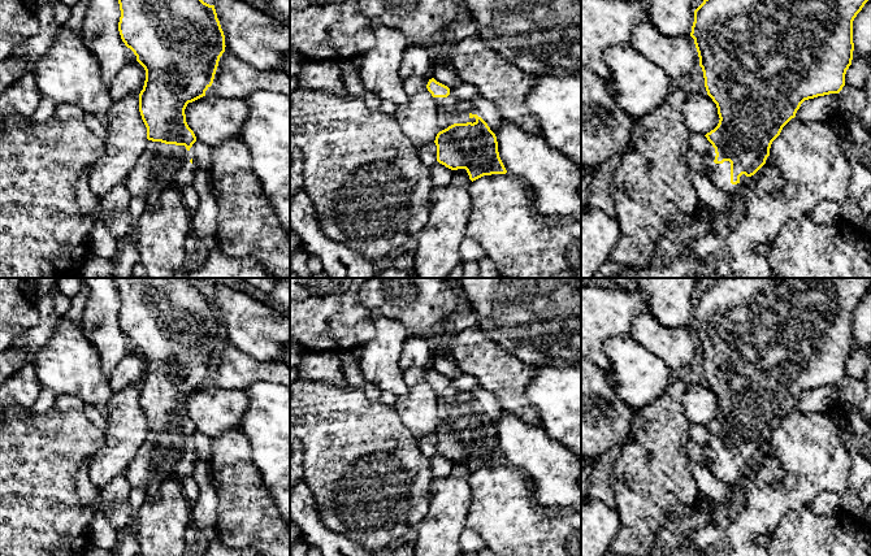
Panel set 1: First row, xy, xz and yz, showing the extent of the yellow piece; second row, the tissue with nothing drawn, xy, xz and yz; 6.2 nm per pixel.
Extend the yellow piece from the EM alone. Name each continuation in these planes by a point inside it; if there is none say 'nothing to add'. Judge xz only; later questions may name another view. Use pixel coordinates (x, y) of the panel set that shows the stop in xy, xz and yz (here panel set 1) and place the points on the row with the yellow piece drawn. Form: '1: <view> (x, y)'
1: xz (453, 109)

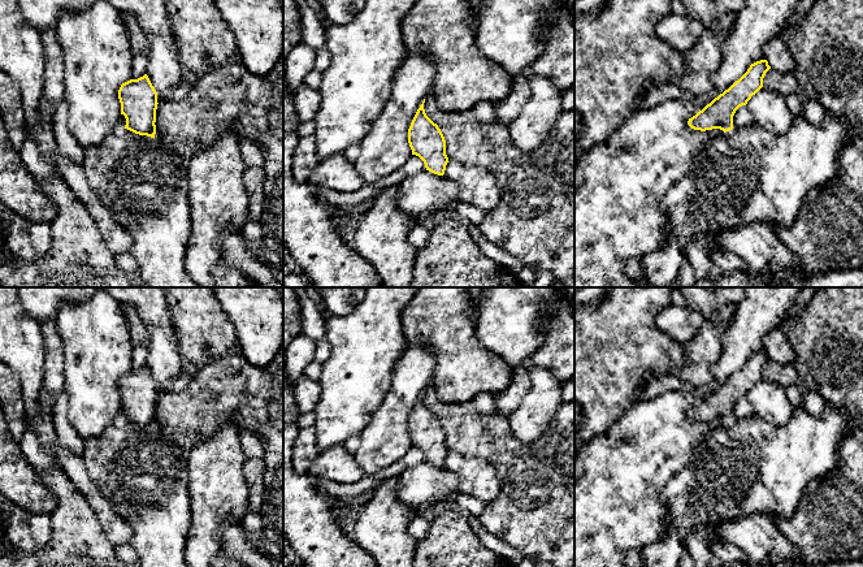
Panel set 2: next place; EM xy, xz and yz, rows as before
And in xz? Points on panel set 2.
nothing to add

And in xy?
nothing to add

